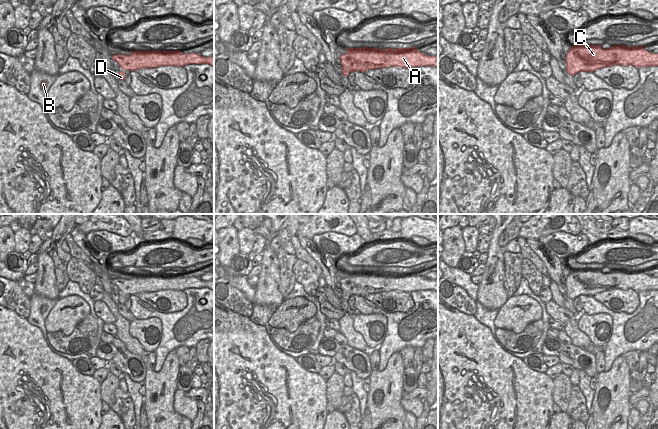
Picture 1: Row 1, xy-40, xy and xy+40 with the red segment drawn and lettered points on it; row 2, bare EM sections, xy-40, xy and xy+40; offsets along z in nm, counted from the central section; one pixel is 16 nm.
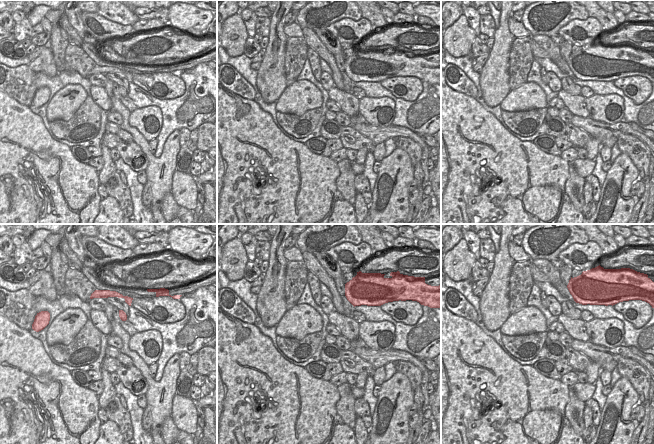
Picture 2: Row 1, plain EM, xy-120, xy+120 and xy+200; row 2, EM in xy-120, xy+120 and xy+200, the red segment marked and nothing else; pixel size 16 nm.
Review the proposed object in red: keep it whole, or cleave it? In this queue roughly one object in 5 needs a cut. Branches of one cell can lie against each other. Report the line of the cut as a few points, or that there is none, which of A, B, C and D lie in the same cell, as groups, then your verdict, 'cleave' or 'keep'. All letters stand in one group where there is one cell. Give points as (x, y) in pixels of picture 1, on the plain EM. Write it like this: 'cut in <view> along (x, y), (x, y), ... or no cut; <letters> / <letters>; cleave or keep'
no cut; A B C D; keep

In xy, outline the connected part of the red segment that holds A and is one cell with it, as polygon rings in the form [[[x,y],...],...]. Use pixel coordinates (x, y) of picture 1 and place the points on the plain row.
[[[417,271],[398,273],[349,272],[340,280],[342,299],[349,300],[351,296],[366,296],[367,294],[388,292],[392,290],[412,292],[435,290],[438,292],[438,279],[428,280],[418,275]]]

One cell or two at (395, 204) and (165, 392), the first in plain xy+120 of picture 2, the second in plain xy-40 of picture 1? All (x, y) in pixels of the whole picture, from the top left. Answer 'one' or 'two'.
one

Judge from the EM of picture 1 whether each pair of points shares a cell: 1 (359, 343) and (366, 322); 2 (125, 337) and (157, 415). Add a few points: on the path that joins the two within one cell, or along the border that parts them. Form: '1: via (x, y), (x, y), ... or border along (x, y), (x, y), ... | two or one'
1: border along (352, 317), (353, 328), (362, 336), (371, 351) | two
2: via (144, 356), (152, 379), (158, 385), (158, 396) | one

